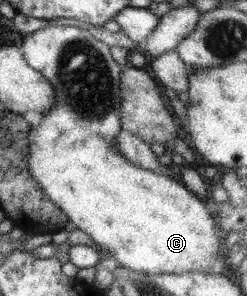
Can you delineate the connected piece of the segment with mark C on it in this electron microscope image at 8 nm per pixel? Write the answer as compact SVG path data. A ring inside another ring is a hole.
M46 24L42 29L26 34L23 39L22 53L24 59L35 69L40 71L46 79L50 80L55 89L55 106L50 111L42 113L40 124L36 127L30 126L30 132L26 136L28 141L28 151L26 151L26 169L38 181L42 191L47 195L60 210L67 216L70 223L73 223L80 231L84 231L90 239L102 248L108 248L113 253L113 257L120 266L134 272L145 272L146 274L175 274L182 275L189 272L204 272L204 270L221 270L219 263L219 253L225 257L224 244L218 237L215 217L212 206L209 203L198 198L193 192L188 191L184 183L178 183L178 180L170 179L166 175L154 173L137 167L124 158L122 151L118 150L118 132L122 129L120 121L120 74L124 66L114 61L110 54L110 46L104 42L99 42L88 30L77 26L64 24Z

